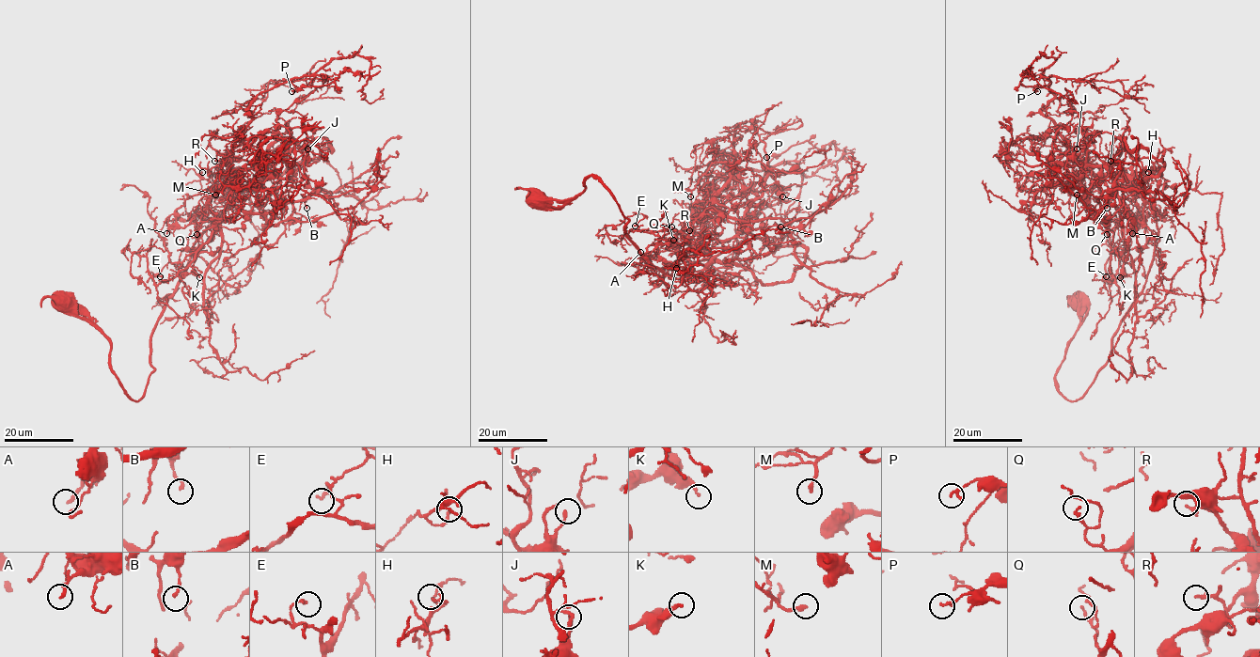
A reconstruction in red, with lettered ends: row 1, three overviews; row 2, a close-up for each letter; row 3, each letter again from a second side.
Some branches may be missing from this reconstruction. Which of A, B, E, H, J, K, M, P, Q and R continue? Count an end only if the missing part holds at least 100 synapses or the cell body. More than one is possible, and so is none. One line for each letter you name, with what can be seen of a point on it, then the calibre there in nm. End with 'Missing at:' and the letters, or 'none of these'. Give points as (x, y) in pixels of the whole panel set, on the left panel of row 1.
P: (291, 91) | 180 nm
Missing at: P

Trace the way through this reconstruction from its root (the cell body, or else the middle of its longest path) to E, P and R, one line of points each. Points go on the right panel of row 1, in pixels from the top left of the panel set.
E: (1078, 298), (1056, 375), (1071, 400), (1145, 281), (1150, 198), (1141, 222), (1120, 214), (1106, 276)
P: (1078, 298), (1056, 375), (1071, 400), (1110, 357), (1157, 226), (1149, 194), (1042, 112), (1049, 81), (1037, 91)
R: (1078, 298), (1079, 326), (1056, 375), (1071, 400), (1108, 361), (1157, 233), (1153, 196), (1132, 170), (1110, 161)

